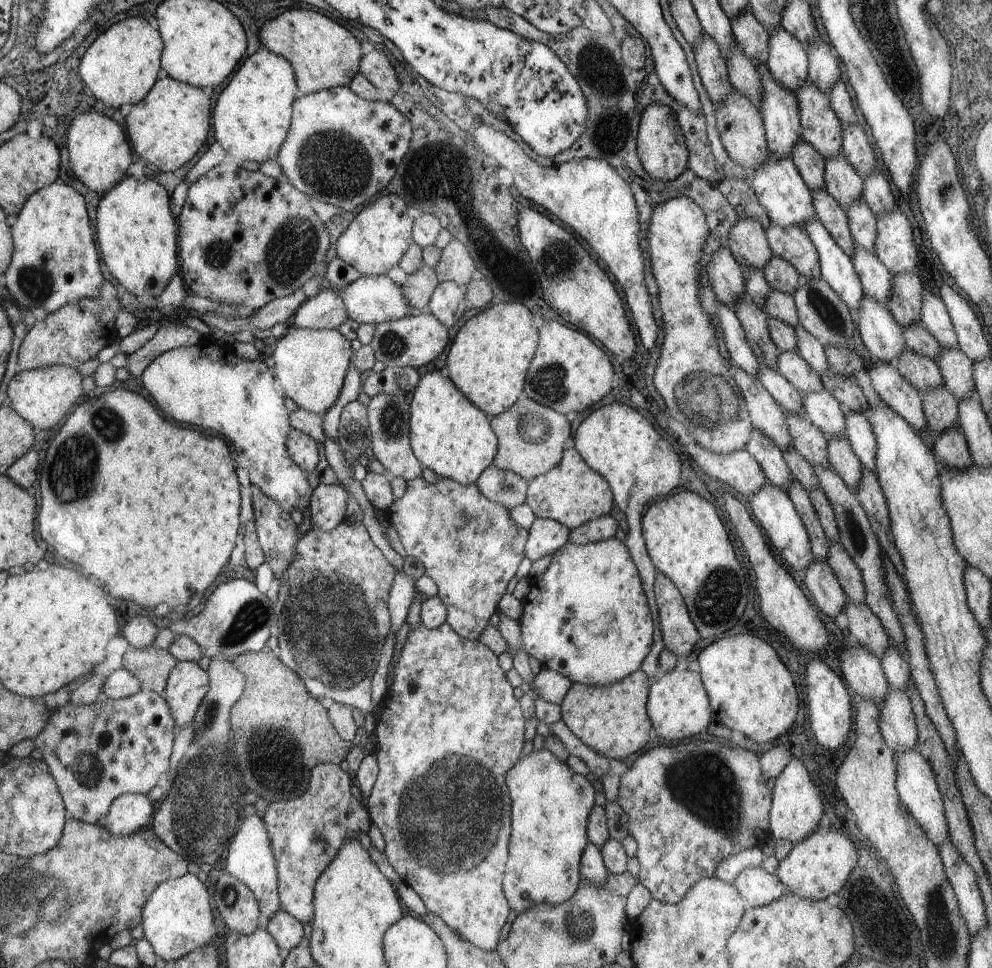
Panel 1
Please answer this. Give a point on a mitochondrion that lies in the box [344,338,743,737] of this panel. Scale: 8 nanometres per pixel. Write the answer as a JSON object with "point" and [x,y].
{"point":[550,379]}

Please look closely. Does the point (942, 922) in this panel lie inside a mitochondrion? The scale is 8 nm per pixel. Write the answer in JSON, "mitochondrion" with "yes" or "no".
{"mitochondrion":"yes"}

